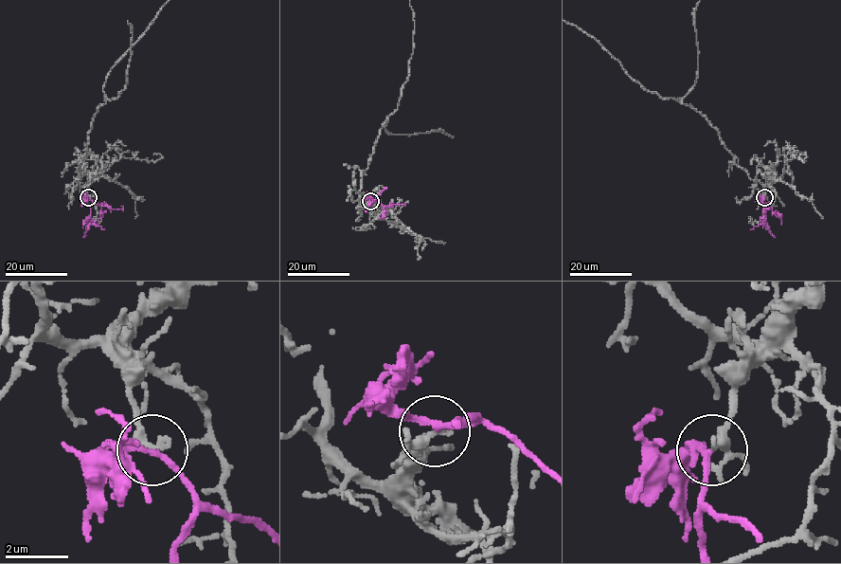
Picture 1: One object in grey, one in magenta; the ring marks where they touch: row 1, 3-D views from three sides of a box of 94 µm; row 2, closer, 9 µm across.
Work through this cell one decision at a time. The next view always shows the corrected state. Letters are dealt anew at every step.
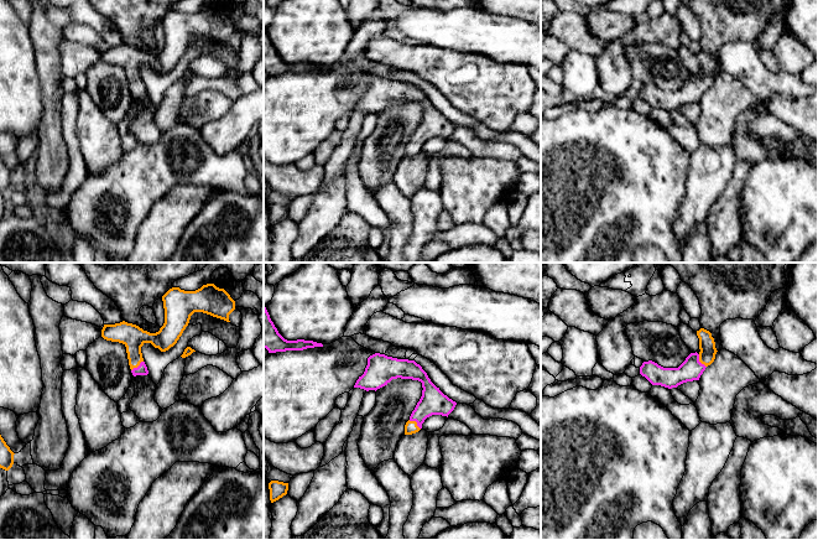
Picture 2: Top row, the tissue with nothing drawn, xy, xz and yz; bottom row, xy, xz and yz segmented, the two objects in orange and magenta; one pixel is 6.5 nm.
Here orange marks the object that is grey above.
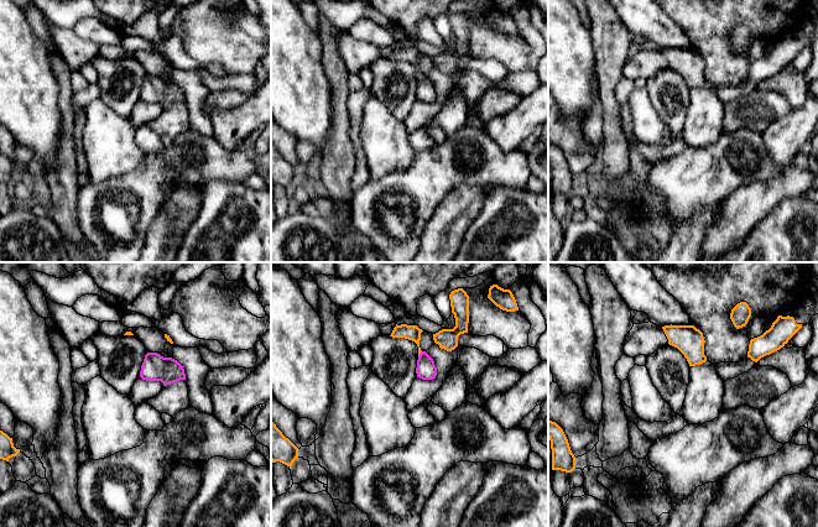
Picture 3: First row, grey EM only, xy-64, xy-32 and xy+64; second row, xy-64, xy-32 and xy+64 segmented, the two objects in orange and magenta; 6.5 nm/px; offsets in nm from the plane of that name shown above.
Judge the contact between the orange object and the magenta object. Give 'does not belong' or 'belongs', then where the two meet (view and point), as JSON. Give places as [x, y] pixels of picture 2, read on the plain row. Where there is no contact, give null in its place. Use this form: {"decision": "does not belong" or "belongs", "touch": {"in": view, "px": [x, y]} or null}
{"decision": "belongs", "touch": {"in": "xz", "px": [416, 145]}}

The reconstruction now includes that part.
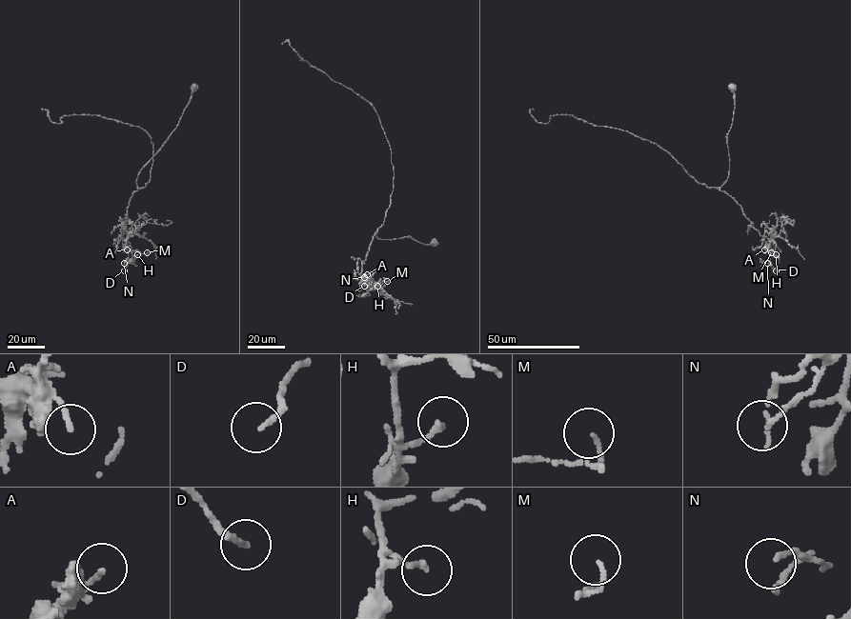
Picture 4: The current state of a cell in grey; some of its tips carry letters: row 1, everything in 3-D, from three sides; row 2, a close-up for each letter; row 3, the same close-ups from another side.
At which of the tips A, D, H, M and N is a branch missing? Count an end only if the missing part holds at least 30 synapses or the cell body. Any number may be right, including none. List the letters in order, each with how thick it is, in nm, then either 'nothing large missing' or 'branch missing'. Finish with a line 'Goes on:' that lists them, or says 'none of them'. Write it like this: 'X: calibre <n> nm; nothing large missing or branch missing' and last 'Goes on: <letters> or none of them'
A: calibre 140 nm; nothing large missing
D: calibre 150 nm; nothing large missing
H: calibre 170 nm; nothing large missing
M: calibre 100 nm; nothing large missing
N: calibre 120 nm; nothing large missing
Goes on: none of them

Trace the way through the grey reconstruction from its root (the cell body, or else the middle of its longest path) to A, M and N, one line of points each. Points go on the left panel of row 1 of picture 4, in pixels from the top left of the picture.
A: (194, 88), (176, 128), (138, 173), (137, 189), (130, 199), (120, 238), (126, 242), (127, 249)
M: (194, 88), (176, 128), (138, 173), (137, 189), (130, 199), (122, 227), (121, 239), (129, 249), (147, 252)
N: (194, 88), (176, 128), (138, 173), (137, 189), (130, 199), (122, 227), (121, 239), (130, 249), (124, 263)

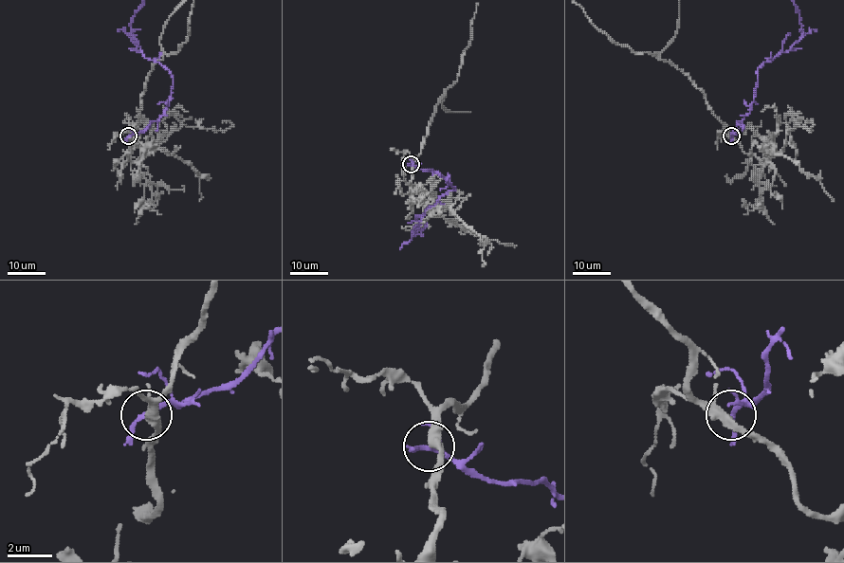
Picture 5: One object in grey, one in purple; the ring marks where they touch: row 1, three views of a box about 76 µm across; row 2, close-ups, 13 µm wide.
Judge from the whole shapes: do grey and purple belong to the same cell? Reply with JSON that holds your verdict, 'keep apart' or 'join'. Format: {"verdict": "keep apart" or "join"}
{"verdict": "keep apart"}

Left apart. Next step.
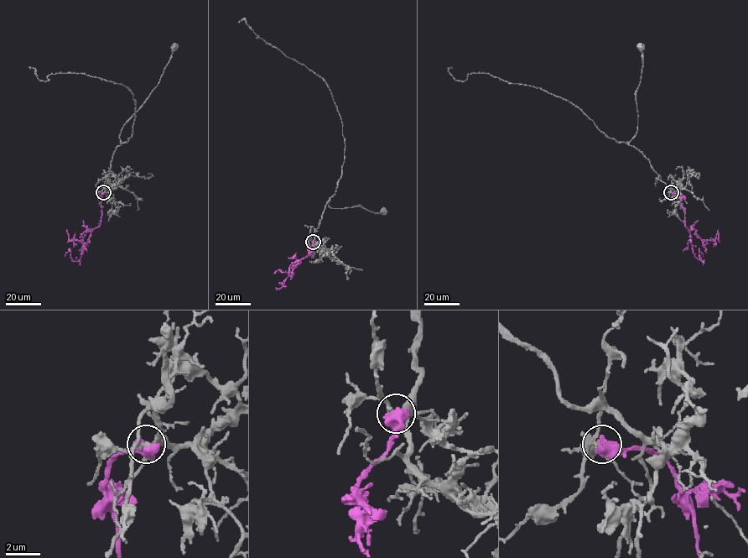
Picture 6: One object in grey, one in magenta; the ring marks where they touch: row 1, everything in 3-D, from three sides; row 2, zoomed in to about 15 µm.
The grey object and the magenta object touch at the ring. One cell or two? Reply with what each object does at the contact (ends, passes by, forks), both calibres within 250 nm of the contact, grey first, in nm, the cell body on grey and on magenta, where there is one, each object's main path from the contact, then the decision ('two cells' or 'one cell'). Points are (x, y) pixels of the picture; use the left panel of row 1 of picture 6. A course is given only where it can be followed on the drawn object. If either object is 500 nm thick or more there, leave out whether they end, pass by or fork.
calibres 180 and 800 nm; soma grey (174, 47); soma magenta none; course grey (103, 192), (112, 155), (121, 143), (119, 135), (122, 127), (158, 85), (175, 47); course magenta (103, 192), (100, 195), (100, 225), (91, 232), (80, 260), (73, 261), (70, 250), (64, 256); two cells

